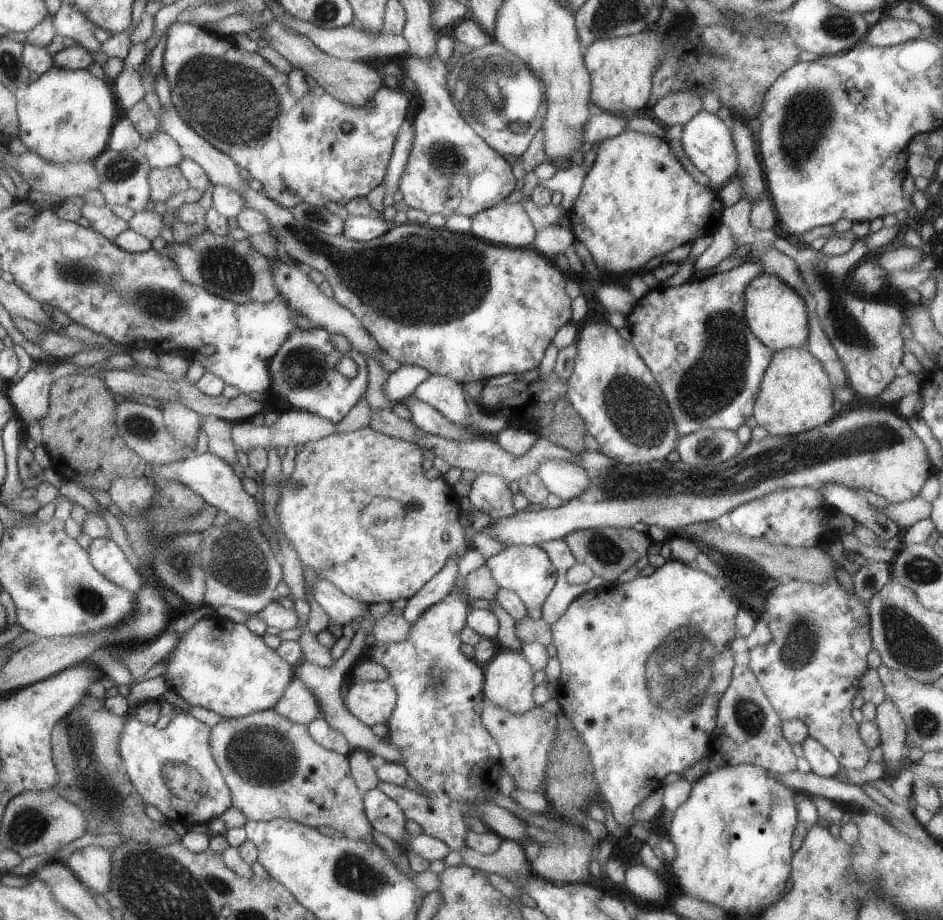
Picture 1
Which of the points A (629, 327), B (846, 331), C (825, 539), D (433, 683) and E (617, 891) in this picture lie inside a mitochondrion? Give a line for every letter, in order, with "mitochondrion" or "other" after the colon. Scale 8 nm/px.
A: other
B: mitochondrion
C: other
D: mitochondrion
E: other

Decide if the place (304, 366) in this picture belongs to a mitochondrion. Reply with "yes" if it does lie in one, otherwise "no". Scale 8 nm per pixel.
yes

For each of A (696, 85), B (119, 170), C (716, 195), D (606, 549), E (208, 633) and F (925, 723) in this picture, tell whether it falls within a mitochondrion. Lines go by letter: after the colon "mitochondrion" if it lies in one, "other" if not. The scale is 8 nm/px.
A: other
B: mitochondrion
C: other
D: mitochondrion
E: other
F: mitochondrion

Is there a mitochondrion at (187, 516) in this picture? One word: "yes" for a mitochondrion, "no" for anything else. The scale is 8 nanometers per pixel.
yes

